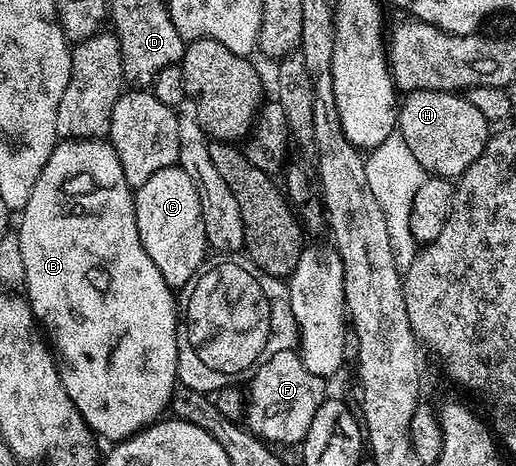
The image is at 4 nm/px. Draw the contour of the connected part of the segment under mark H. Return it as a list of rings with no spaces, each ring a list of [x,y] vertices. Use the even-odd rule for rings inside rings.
[[[412,90],[397,106],[397,132],[409,144],[417,164],[428,175],[458,180],[481,156],[489,137],[489,123],[466,96],[449,90]]]

